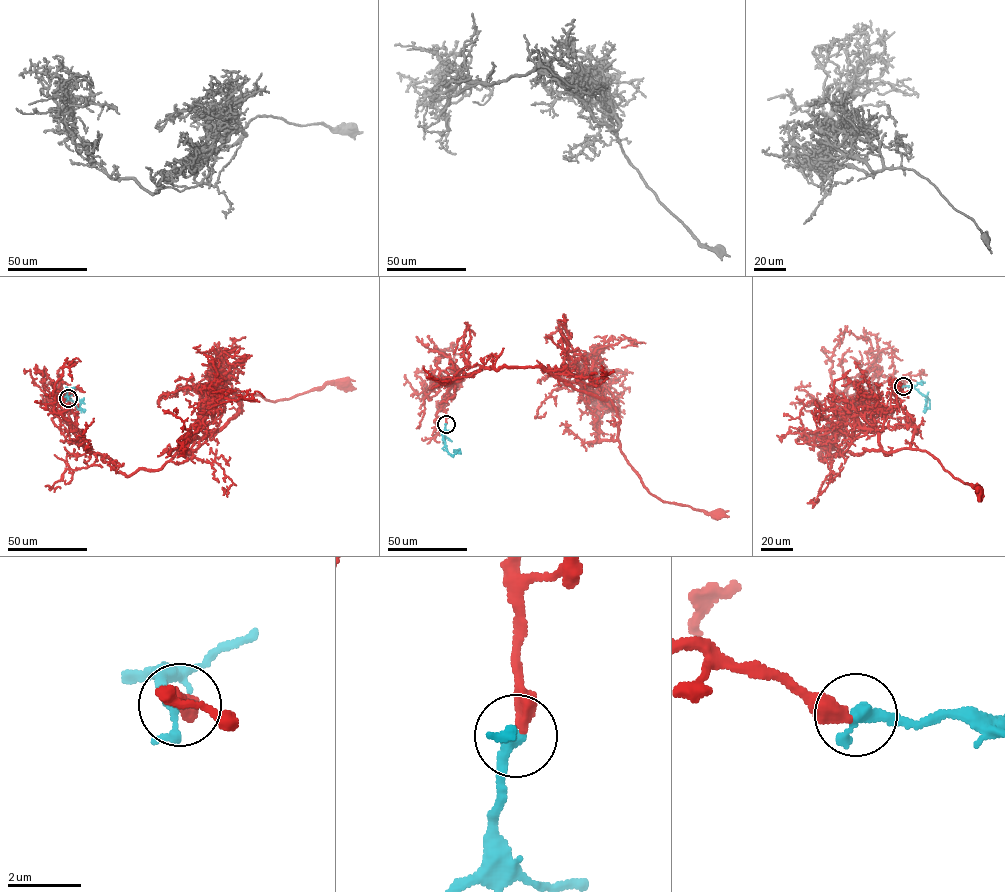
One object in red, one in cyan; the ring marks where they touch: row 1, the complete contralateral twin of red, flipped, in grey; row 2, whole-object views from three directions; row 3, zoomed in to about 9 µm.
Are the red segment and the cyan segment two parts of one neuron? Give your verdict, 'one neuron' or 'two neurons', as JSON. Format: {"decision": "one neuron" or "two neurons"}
{"decision": "one neuron"}

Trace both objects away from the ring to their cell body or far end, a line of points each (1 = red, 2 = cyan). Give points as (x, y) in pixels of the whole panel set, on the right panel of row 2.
1: (903, 386), (888, 379), (857, 397), (829, 431), (820, 460), (864, 448), (920, 449), (980, 492)
2: (903, 386), (913, 386), (926, 396), (929, 403), (927, 409), (925, 398)

